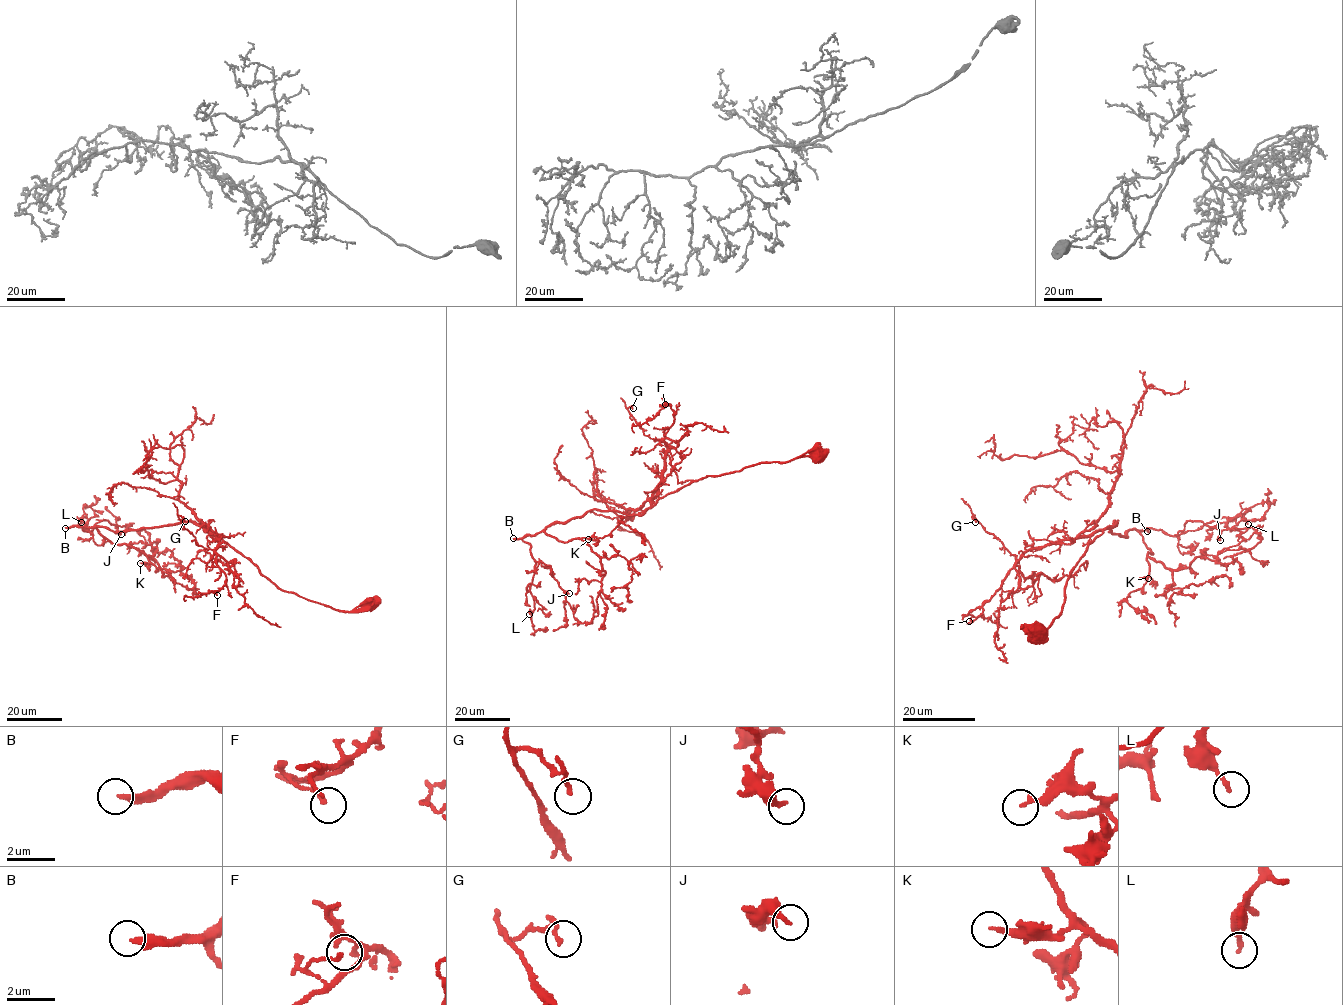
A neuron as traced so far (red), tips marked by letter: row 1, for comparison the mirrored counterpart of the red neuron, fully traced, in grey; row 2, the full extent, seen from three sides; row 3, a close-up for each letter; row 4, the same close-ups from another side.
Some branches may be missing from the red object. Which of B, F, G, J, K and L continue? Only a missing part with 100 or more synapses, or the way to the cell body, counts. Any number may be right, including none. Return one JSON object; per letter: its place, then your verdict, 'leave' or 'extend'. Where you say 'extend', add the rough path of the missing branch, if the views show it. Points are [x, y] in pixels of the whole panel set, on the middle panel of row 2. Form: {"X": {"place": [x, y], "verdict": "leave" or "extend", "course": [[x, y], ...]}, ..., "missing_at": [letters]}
{"B": {"place": [513, 538], "verdict": "extend"}, "F": {"place": [665, 404], "verdict": "leave"}, "G": {"place": [633, 408], "verdict": "leave"}, "J": {"place": [569, 593], "verdict": "leave"}, "K": {"place": [588, 539], "verdict": "leave"}, "L": {"place": [529, 614], "verdict": "leave"}, "missing_at": ["B"]}

